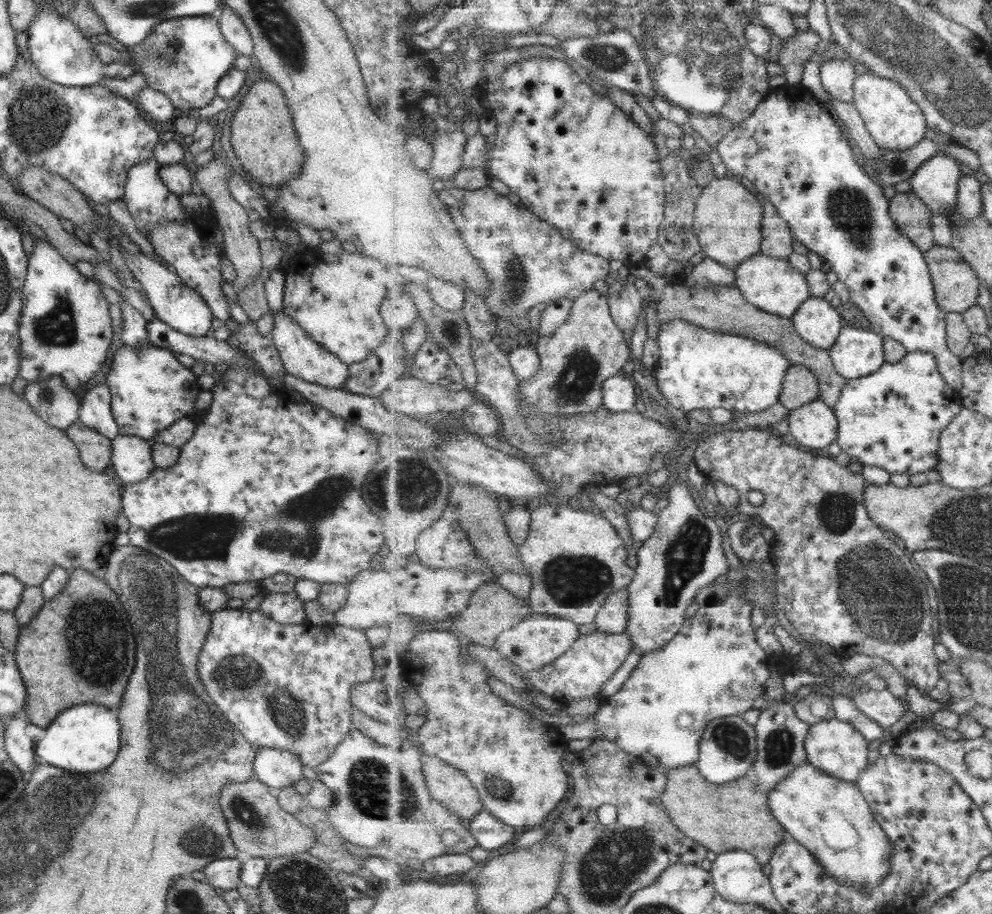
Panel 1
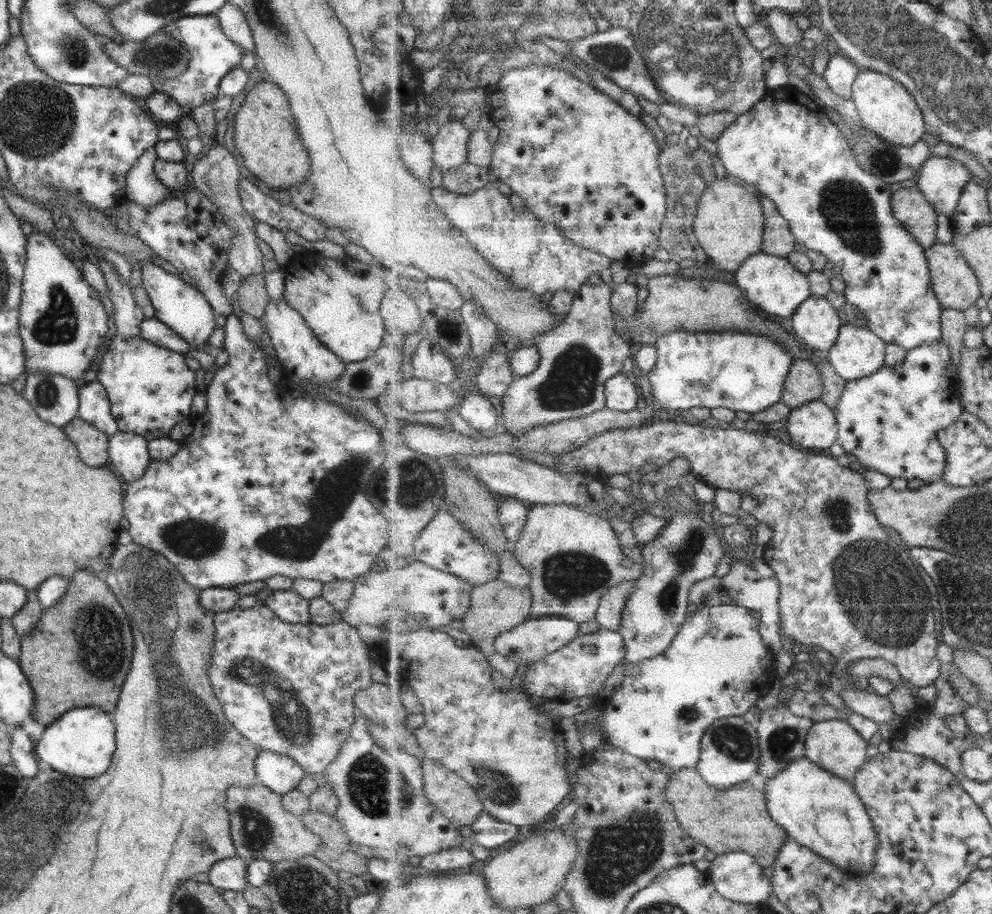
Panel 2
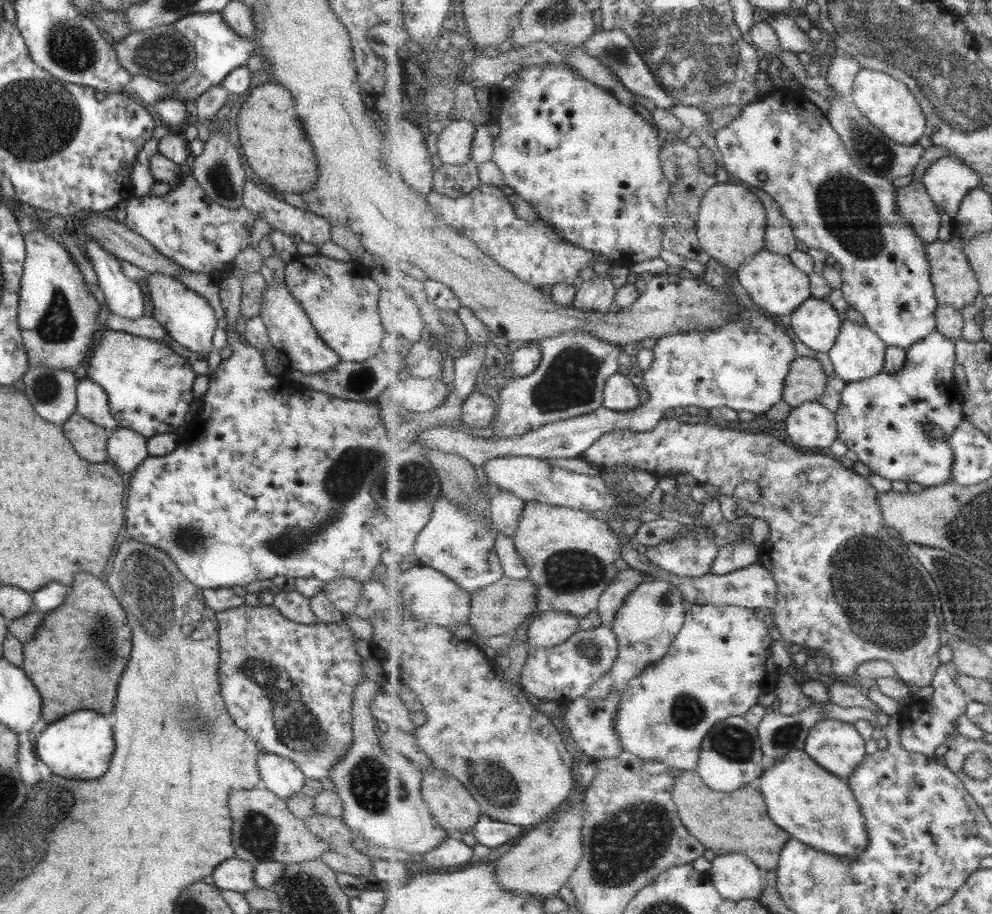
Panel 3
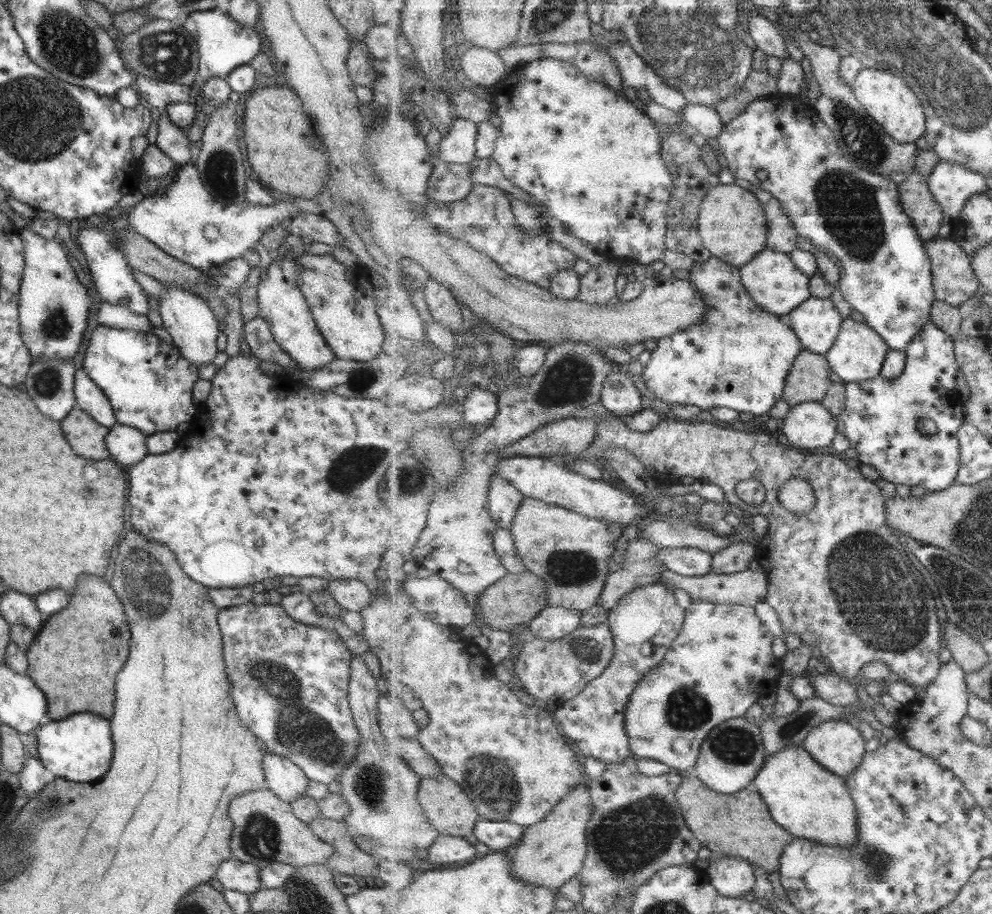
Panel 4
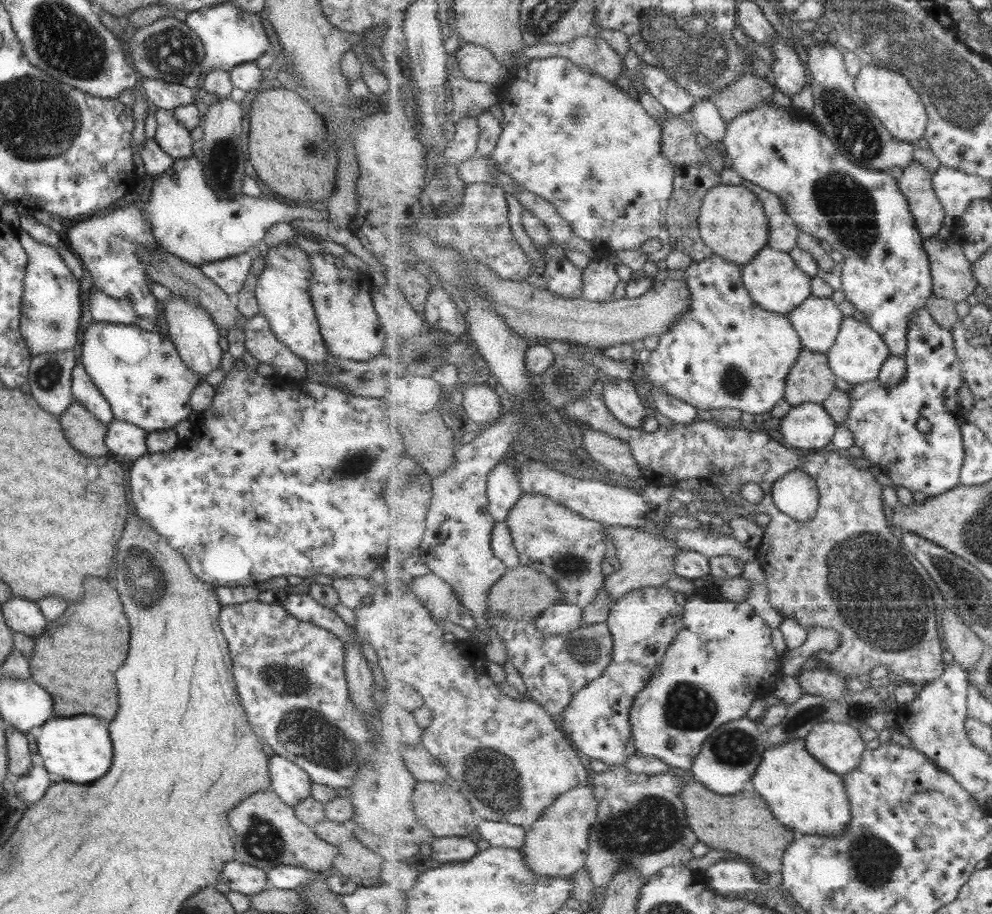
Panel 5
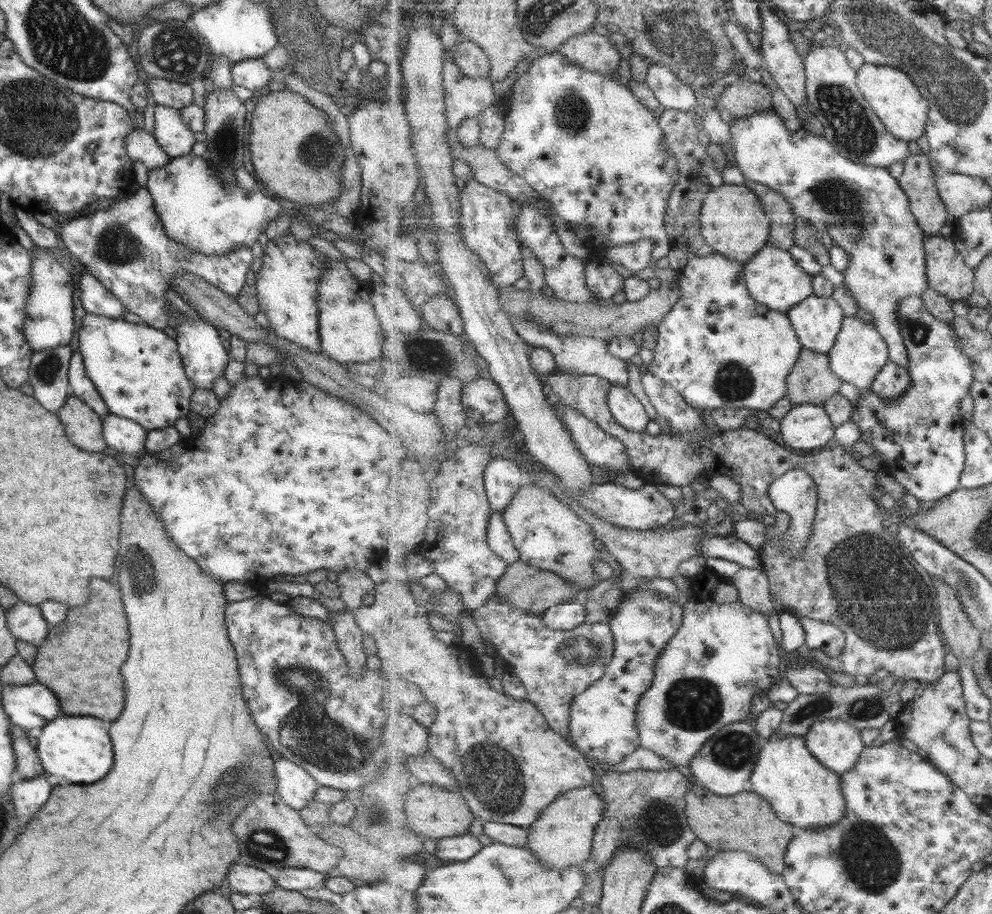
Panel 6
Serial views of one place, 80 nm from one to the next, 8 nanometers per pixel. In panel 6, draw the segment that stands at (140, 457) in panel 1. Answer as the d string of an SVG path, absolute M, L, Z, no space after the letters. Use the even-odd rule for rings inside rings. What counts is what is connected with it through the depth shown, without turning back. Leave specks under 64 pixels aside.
M107 411L101 418L101 434L107 448L115 452L139 454L144 450L146 430L132 420Z

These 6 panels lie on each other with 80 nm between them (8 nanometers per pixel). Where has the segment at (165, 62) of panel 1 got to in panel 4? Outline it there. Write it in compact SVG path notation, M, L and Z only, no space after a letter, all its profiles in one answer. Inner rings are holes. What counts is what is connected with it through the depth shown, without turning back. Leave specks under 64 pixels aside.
M224 7L206 11L190 12L182 25L198 42L199 60L192 85L202 86L211 76L226 77L233 68L242 64L249 64L253 57L259 53L261 38L255 27L246 27L237 24L227 13Z

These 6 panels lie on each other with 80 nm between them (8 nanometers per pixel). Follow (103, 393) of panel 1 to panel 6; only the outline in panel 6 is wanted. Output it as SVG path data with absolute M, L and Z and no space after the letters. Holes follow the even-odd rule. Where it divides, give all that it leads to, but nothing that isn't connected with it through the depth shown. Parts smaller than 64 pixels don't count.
M72 352L68 362L68 385L67 392L71 396L76 396L82 400L99 418L106 412L106 406L94 384L84 371L82 356L78 352Z

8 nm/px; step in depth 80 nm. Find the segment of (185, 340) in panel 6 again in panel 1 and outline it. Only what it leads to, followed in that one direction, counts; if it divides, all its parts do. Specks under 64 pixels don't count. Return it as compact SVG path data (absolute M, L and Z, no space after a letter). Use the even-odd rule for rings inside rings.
M127 253L123 259L125 266L131 271L133 278L139 282L143 292L145 292L156 320L167 324L181 334L193 338L210 334L212 314L209 312L209 308L207 308L199 293L183 284L176 273L141 253L136 255Z

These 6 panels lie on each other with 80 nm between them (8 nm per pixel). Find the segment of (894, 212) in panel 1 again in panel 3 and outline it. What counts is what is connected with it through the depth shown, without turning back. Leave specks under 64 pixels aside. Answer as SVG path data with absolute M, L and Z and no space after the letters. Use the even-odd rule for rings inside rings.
M921 179L898 189L897 205L899 214L904 216L925 245L935 243L935 240L939 239L942 213L927 193Z

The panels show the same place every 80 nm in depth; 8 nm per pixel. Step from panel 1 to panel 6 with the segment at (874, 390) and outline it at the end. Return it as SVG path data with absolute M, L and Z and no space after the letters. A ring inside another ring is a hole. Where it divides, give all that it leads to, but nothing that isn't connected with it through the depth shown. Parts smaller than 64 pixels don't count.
M908 296L901 301L899 308L900 328L906 341L912 378L909 390L899 398L881 398L869 390L860 390L861 399L855 407L851 421L861 428L865 442L871 444L873 453L881 457L882 473L894 477L906 492L919 500L932 504L943 500L955 490L961 488L960 482L966 467L965 422L959 415L961 400L970 394L974 383L974 362L962 348L962 342L950 324L937 320L927 310L922 297Z

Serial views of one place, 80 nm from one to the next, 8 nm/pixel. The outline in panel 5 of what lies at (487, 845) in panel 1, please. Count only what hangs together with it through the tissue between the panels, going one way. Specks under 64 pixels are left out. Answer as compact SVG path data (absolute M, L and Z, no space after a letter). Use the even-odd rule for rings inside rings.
M479 820L477 832L491 843L491 847L521 849L525 846L527 829L511 823Z

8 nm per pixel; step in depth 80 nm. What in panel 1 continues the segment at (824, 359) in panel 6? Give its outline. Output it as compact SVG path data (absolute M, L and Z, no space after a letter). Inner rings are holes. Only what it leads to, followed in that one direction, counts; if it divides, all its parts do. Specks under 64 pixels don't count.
M791 364L784 380L780 403L792 411L817 399L820 391L818 377L808 366Z

